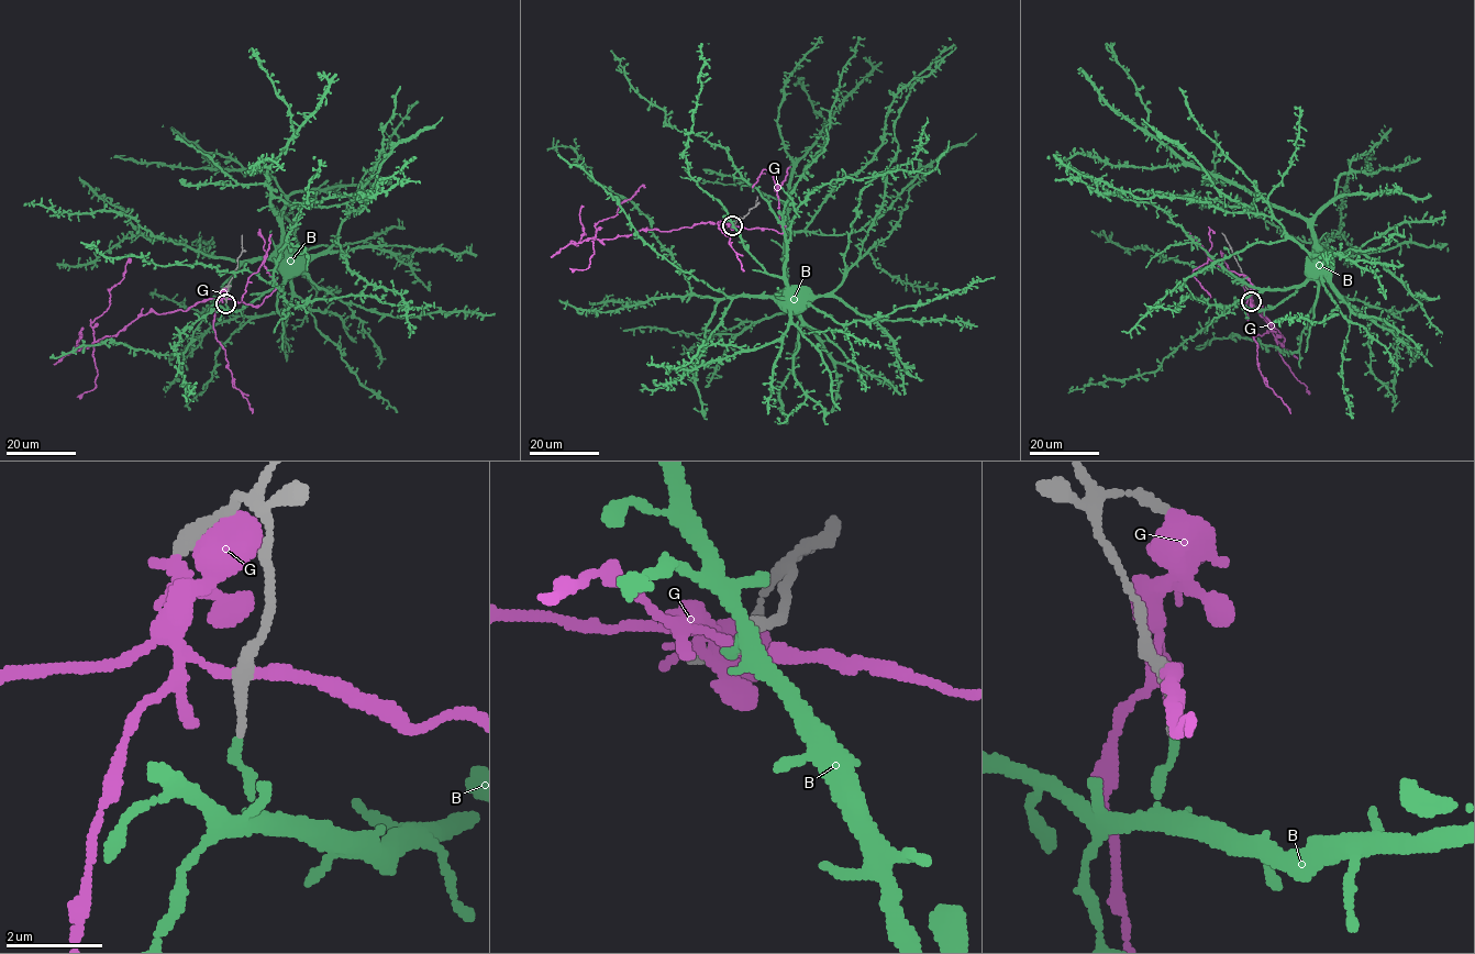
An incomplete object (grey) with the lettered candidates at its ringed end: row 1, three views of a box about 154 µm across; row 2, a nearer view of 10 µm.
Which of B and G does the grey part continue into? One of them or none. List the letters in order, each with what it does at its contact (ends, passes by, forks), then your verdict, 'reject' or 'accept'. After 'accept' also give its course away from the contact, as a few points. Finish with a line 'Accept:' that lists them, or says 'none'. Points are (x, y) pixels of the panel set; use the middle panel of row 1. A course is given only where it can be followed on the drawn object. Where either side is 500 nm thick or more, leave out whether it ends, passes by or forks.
B: it ends; reject
G: it passes by; reject
Accept: none

